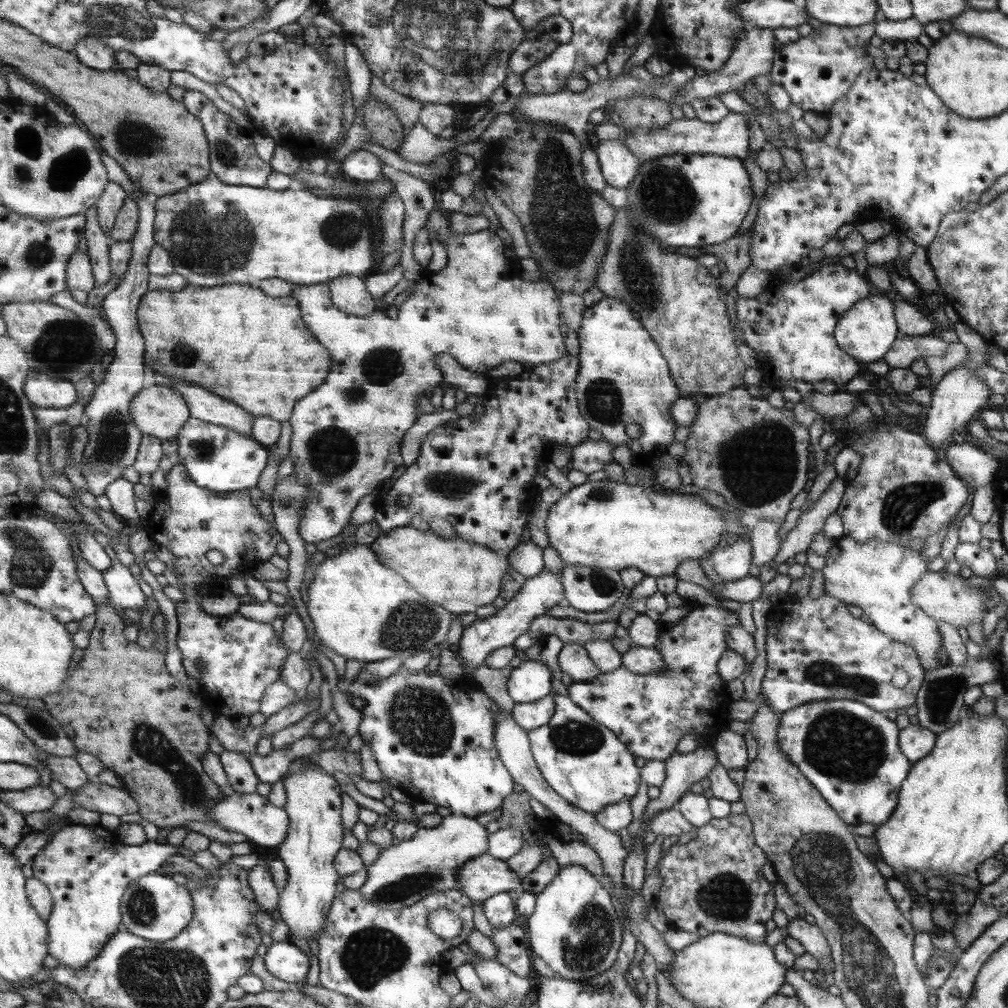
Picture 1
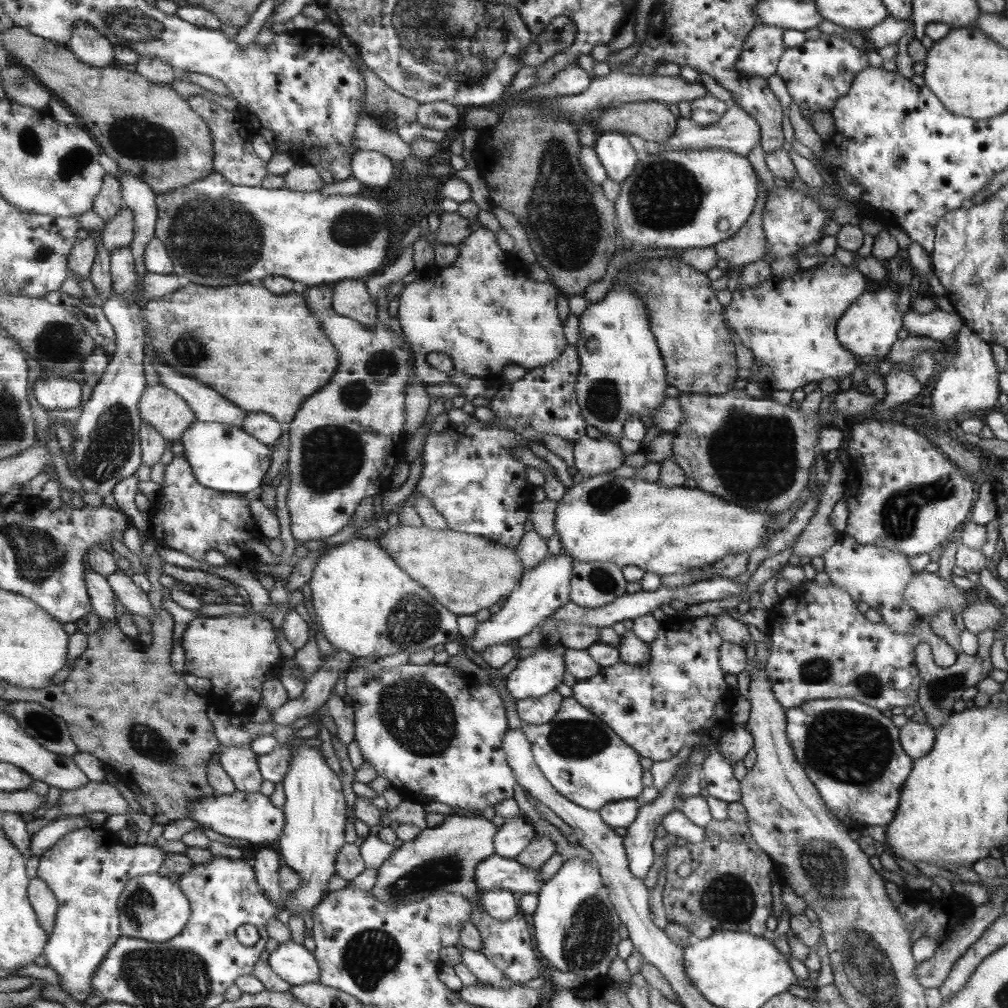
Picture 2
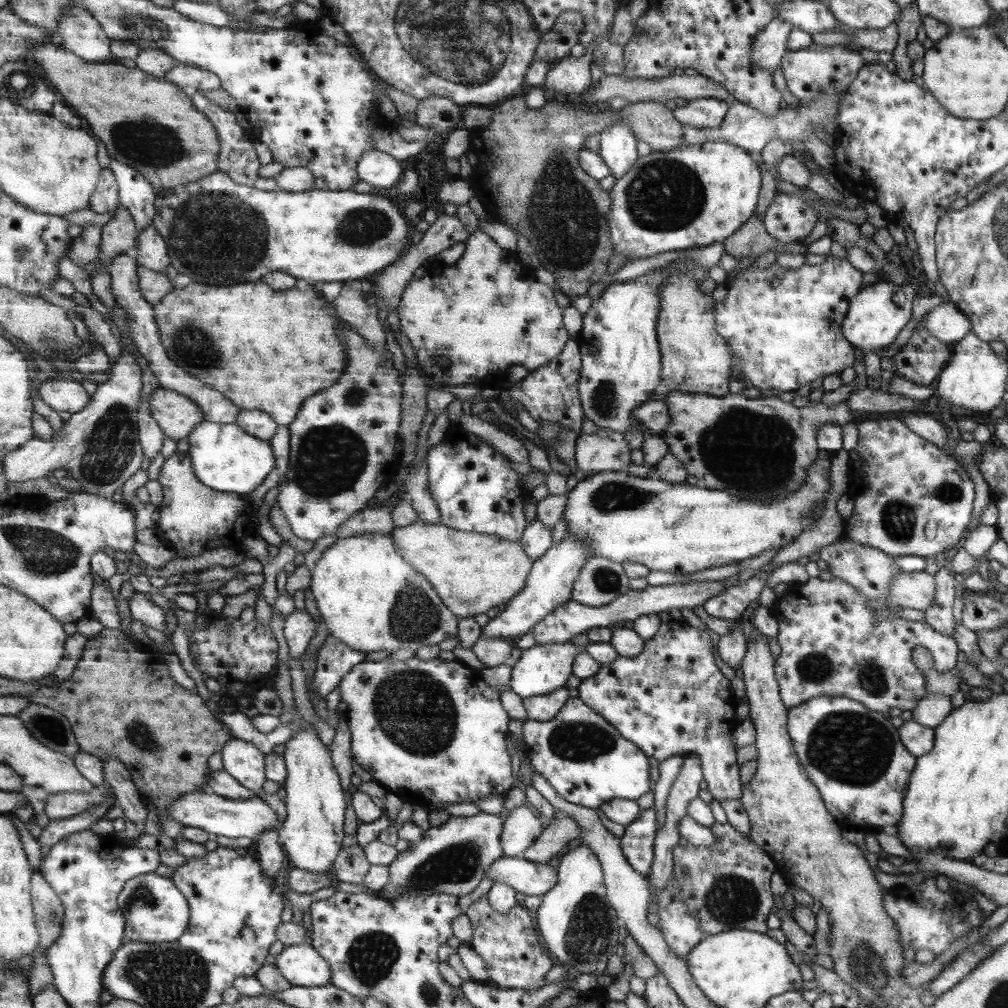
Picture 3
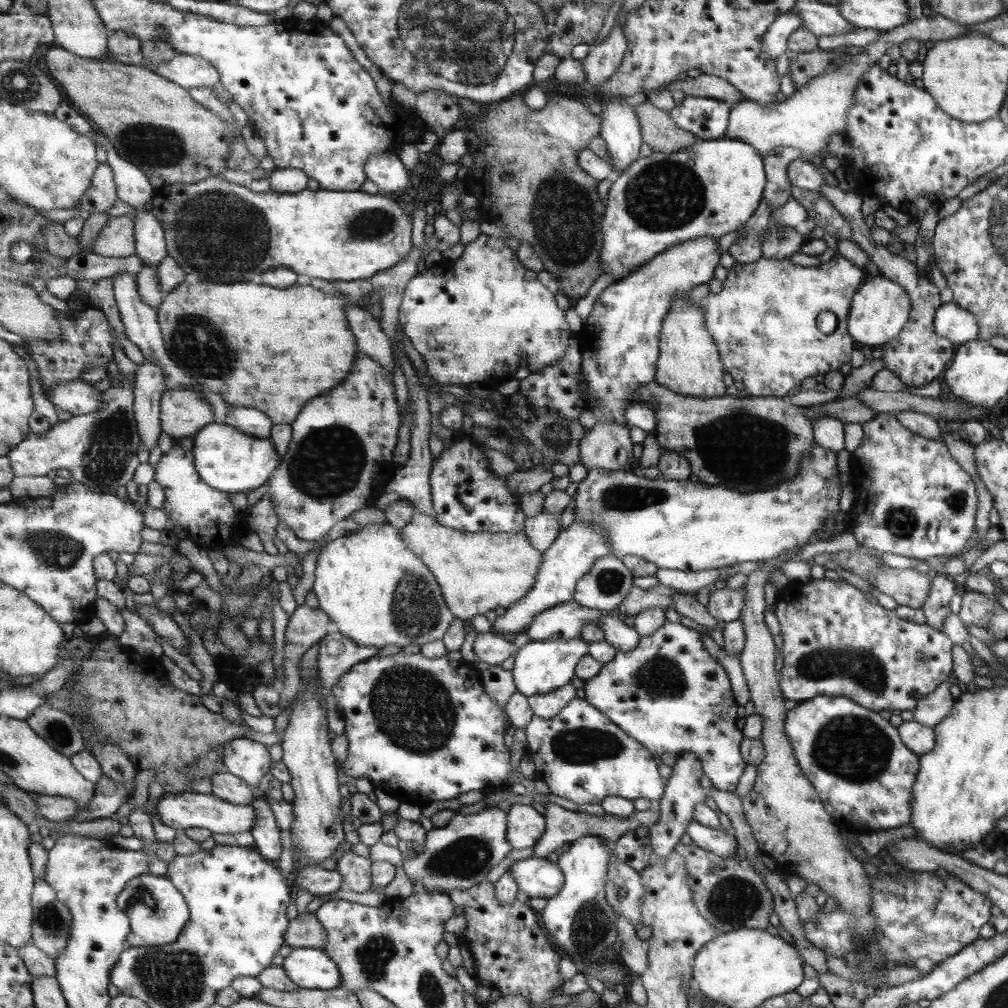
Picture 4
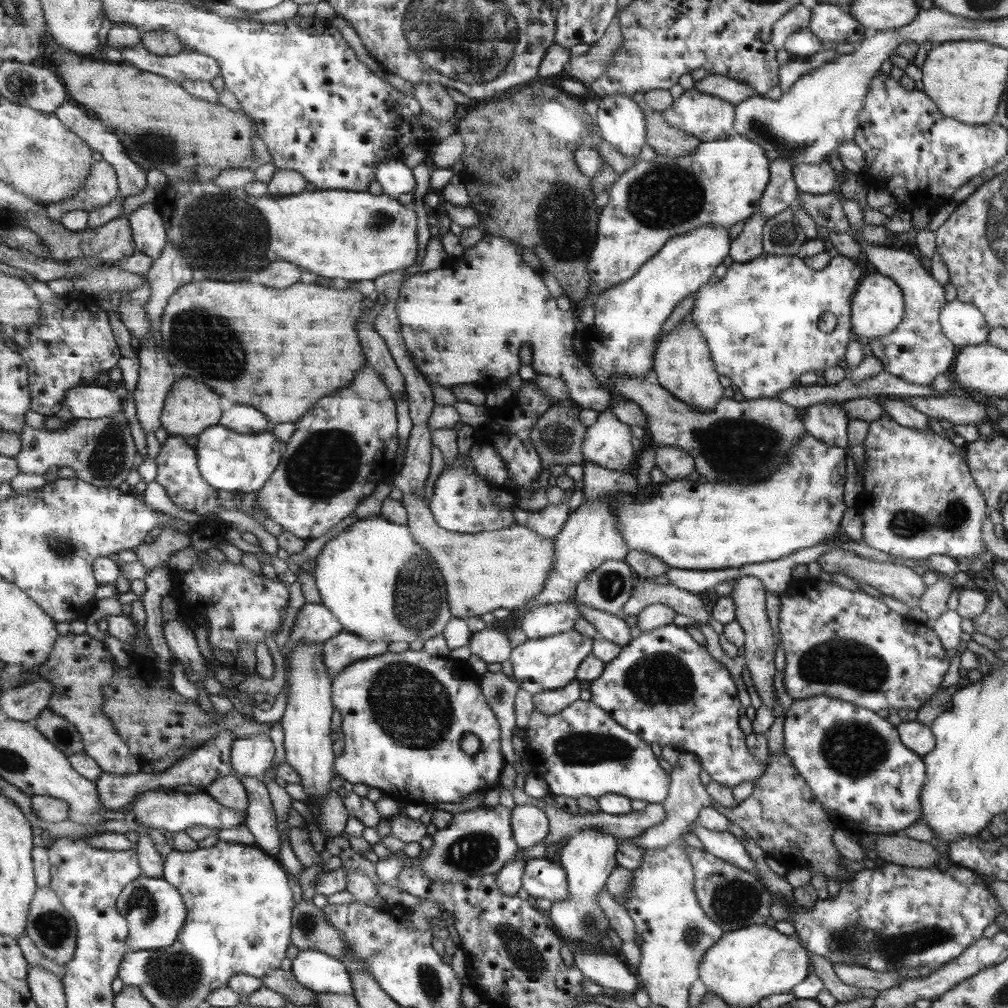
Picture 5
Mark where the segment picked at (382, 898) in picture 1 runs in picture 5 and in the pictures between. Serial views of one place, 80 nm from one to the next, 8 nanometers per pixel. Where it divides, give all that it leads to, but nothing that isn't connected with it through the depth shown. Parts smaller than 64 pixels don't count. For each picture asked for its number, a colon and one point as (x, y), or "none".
2: (441, 859)
3: (451, 859)
4: (456, 856)
5: (477, 842)

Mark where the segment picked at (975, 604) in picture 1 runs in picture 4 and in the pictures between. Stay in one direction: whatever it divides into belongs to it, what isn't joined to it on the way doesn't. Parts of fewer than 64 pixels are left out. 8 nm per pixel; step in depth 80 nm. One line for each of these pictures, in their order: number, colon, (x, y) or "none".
2: (928, 594)
3: (916, 590)
4: (908, 587)

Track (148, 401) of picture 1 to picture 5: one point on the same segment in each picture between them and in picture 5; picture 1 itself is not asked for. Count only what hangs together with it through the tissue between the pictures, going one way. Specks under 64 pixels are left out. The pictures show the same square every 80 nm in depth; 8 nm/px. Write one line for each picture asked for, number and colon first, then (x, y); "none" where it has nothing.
2: (162, 408)
3: (178, 416)
4: (185, 412)
5: (191, 407)

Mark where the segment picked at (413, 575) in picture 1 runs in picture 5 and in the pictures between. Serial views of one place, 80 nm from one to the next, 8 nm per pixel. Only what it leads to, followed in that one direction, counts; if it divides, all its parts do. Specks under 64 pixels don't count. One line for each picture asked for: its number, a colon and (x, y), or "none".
2: (465, 573)
3: (471, 572)
4: (477, 571)
5: (487, 570)

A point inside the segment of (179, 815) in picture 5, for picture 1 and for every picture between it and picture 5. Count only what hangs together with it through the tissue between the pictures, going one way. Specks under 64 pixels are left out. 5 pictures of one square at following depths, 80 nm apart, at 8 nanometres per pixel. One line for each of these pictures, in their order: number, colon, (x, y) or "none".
1: (267, 826)
2: (253, 818)
3: (251, 817)
4: (191, 809)

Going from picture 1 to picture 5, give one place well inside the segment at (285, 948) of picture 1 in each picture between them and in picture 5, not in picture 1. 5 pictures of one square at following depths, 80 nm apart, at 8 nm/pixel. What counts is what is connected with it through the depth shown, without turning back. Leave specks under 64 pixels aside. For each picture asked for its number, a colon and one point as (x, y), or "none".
2: (293, 962)
3: (302, 965)
4: (312, 968)
5: (318, 971)

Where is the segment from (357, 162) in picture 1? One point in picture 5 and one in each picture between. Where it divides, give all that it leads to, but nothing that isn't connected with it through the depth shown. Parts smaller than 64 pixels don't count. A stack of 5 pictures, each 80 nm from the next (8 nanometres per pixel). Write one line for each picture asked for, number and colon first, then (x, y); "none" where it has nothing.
2: (372, 168)
3: (379, 169)
4: (385, 170)
5: (395, 178)

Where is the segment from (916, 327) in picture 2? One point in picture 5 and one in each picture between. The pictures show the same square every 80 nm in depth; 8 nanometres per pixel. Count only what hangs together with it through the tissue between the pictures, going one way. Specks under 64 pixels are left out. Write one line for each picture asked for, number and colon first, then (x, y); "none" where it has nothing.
3: (945, 322)
4: (957, 325)
5: (962, 324)

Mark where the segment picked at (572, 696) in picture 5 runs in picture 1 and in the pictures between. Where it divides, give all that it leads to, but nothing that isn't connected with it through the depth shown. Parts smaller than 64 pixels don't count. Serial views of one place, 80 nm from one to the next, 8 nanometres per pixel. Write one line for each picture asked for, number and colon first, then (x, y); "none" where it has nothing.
1: (528, 715)
2: (539, 710)
3: (543, 708)
4: (546, 706)

